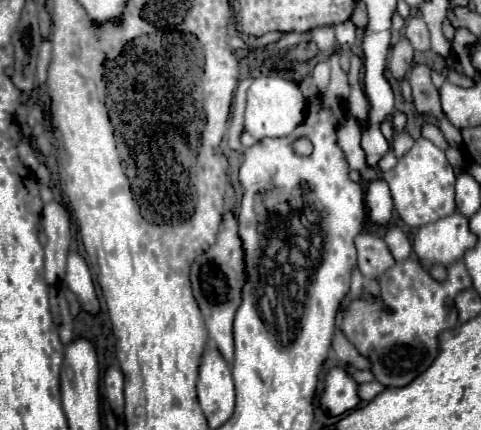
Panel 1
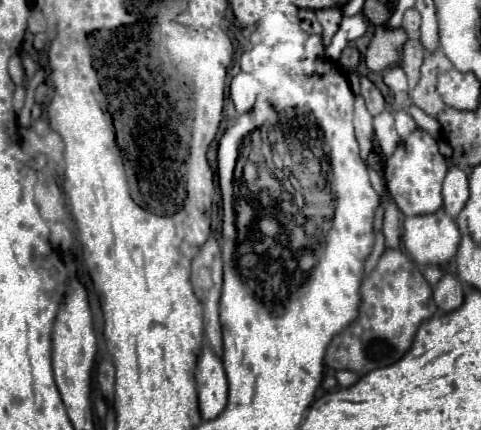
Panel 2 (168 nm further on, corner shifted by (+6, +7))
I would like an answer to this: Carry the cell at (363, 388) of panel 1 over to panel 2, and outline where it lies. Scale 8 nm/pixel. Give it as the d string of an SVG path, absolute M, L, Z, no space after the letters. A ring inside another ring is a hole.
M340 370L340 372L336 372L336 380L342 388L350 388L360 380L360 376L356 372L350 372L350 370Z

